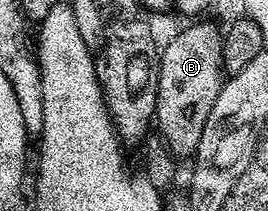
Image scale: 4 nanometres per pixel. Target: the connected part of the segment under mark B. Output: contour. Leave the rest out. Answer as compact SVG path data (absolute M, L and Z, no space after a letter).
M193 20L169 43L159 50L157 64L157 113L155 130L168 146L174 159L192 159L199 148L205 121L211 116L211 108L223 85L221 65L222 27L213 22Z

